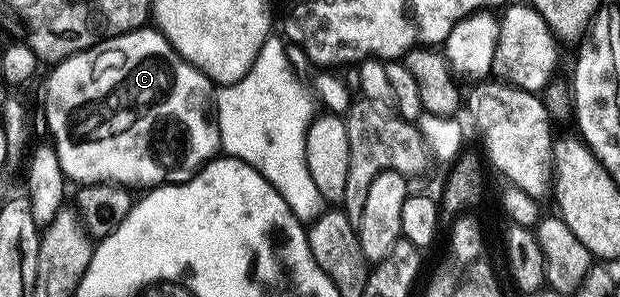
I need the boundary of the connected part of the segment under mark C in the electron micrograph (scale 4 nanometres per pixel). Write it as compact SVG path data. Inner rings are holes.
M140 29L130 31L124 35L118 35L91 47L88 51L82 51L63 59L50 68L47 80L43 83L43 115L47 118L47 127L51 130L49 136L57 157L61 161L61 169L68 180L76 184L86 185L89 183L120 183L128 189L143 187L150 189L158 187L168 181L172 183L187 183L205 164L211 162L220 154L219 129L213 122L209 104L213 99L213 84L206 75L202 75L191 63L187 63L171 47L171 43L157 29Z

